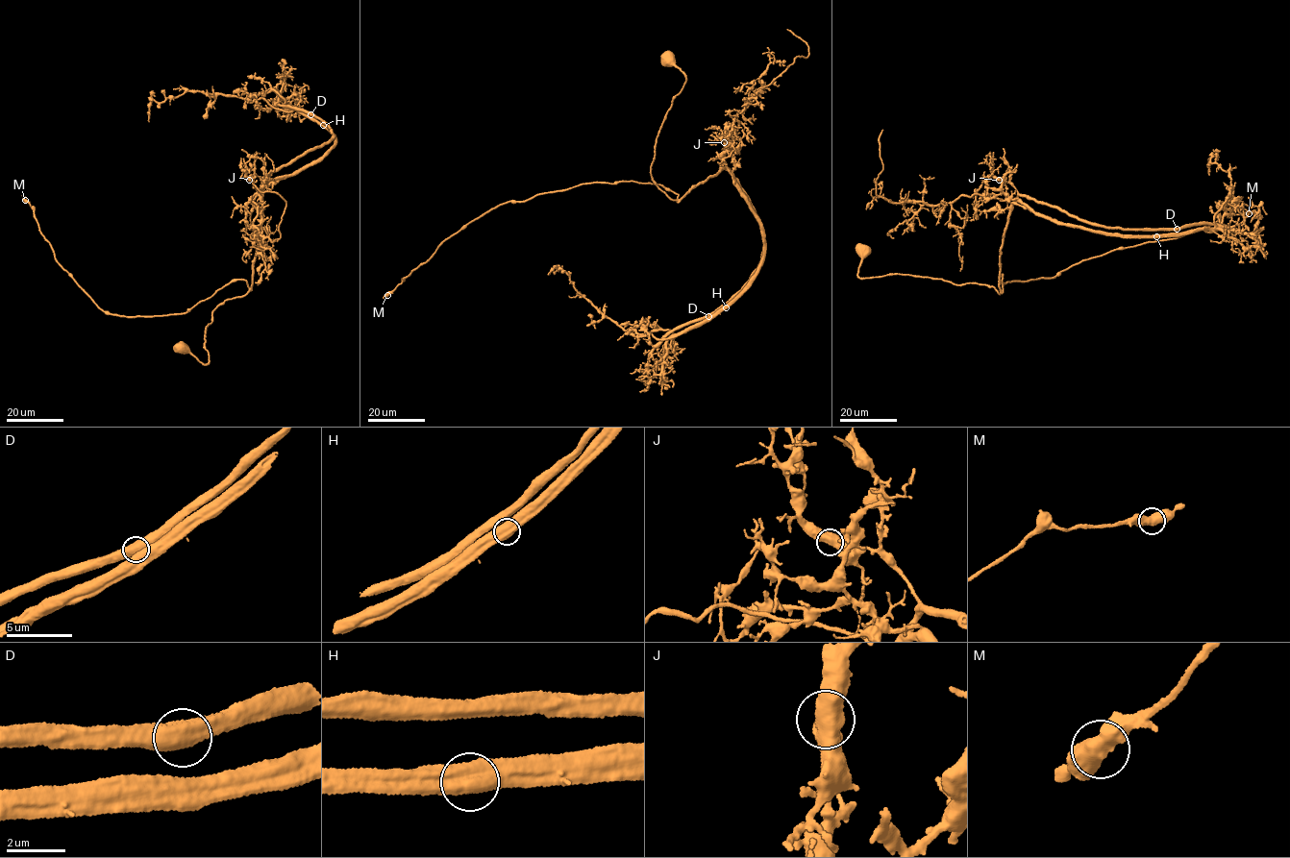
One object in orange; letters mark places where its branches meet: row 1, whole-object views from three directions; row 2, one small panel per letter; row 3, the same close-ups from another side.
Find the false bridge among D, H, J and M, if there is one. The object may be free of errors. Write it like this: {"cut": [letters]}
{"cut": ["H"]}

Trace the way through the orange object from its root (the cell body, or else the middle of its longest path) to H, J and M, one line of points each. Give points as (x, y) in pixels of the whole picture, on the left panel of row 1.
H: (180, 349), (209, 362), (204, 338), (212, 311), (252, 284), (263, 188), (329, 150), (336, 138), (323, 125)
J: (180, 349), (208, 363), (204, 338), (212, 311), (252, 284), (263, 187), (261, 178), (249, 180)
M: (180, 349), (208, 363), (212, 311), (247, 281), (184, 313), (105, 313), (57, 261), (25, 200)

